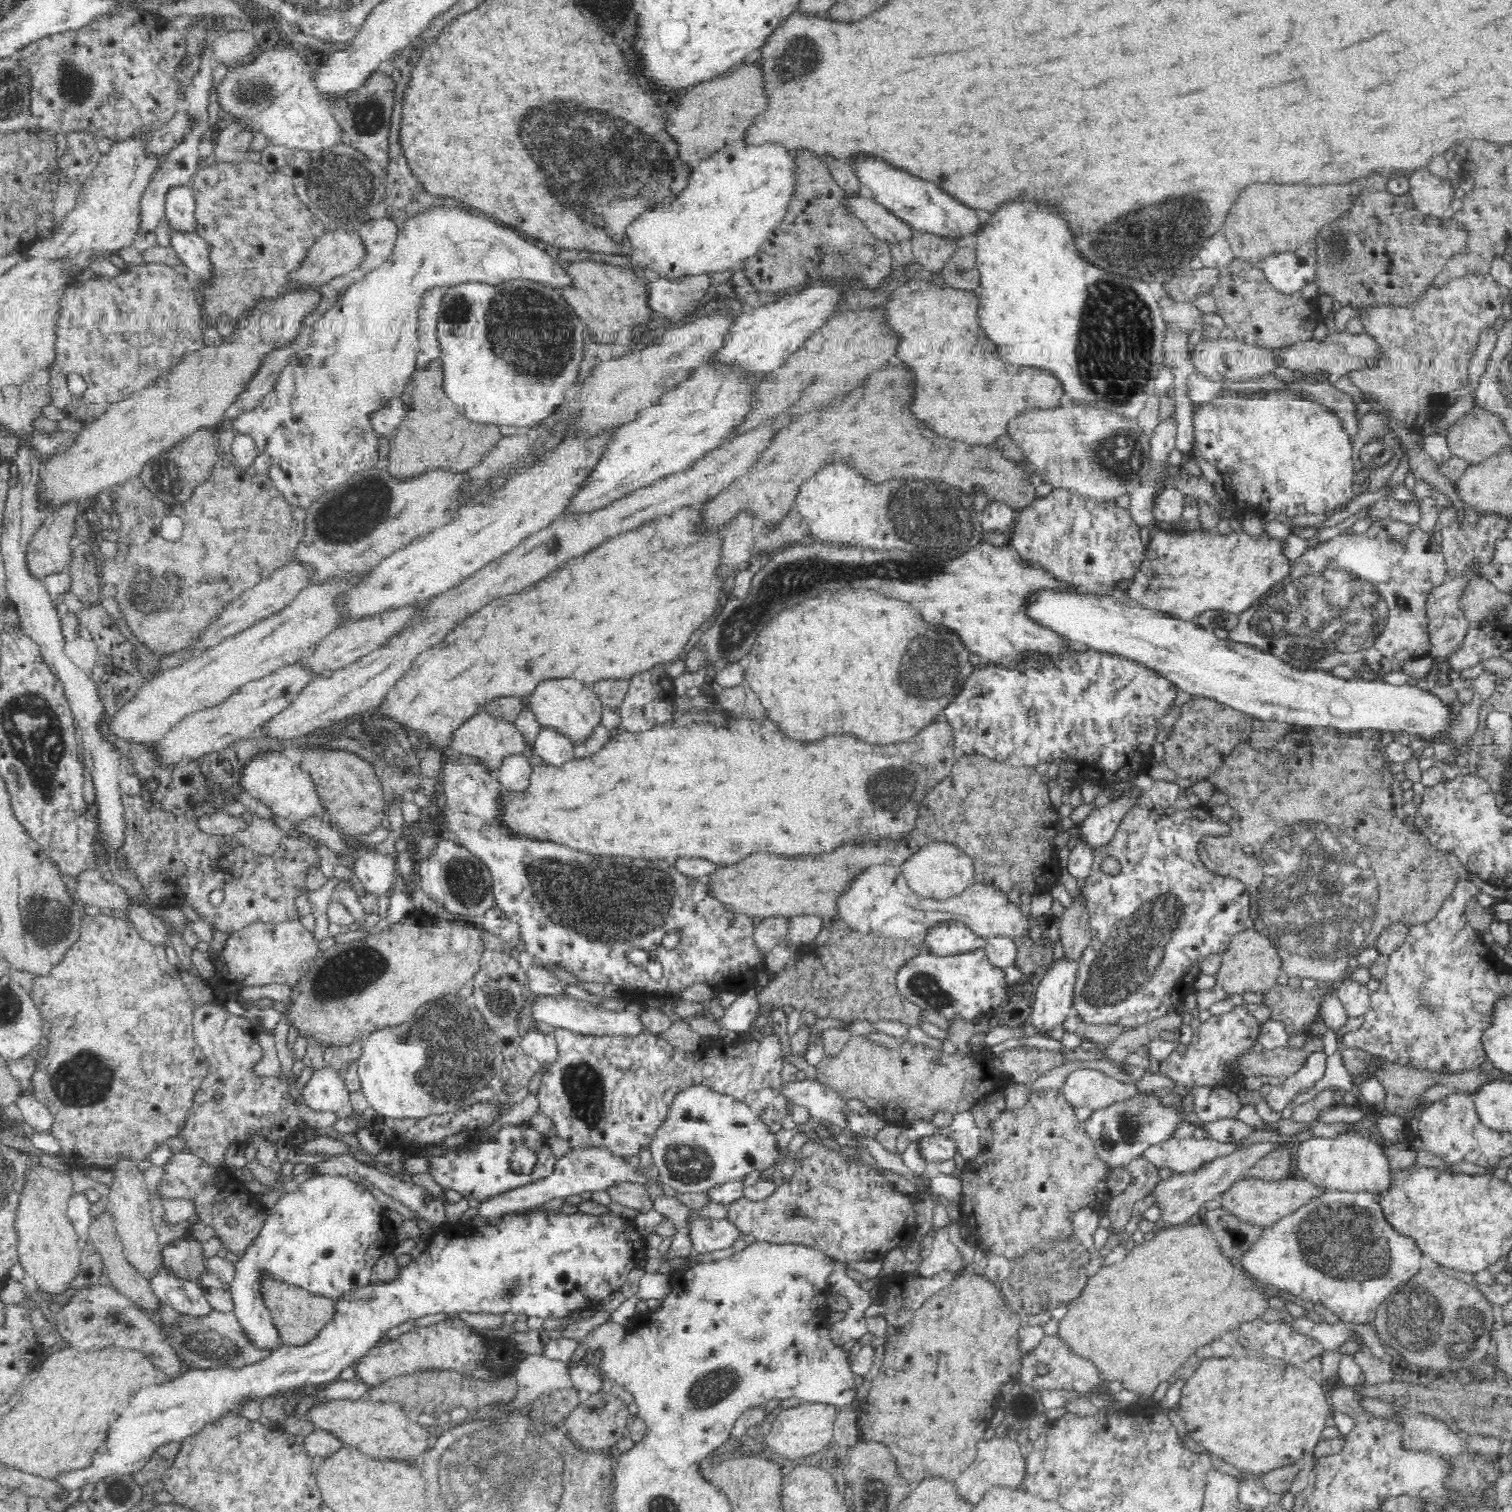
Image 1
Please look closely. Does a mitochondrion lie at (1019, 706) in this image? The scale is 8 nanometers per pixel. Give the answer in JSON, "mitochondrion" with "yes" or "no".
{"mitochondrion":"no"}

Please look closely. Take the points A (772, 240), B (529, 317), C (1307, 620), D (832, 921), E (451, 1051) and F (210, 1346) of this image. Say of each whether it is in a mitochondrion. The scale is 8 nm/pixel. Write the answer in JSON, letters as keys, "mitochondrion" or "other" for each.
{"A":"other","B":"mitochondrion","C":"mitochondrion","D":"other","E":"mitochondrion","F":"mitochondrion"}

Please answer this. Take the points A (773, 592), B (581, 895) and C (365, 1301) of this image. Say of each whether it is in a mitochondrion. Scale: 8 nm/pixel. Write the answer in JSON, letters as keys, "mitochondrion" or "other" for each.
{"A":"mitochondrion","B":"mitochondrion","C":"mitochondrion"}

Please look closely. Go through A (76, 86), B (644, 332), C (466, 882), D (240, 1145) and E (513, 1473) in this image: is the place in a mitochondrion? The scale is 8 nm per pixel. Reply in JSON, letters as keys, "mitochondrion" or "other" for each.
{"A":"mitochondrion","B":"other","C":"mitochondrion","D":"other","E":"mitochondrion"}

